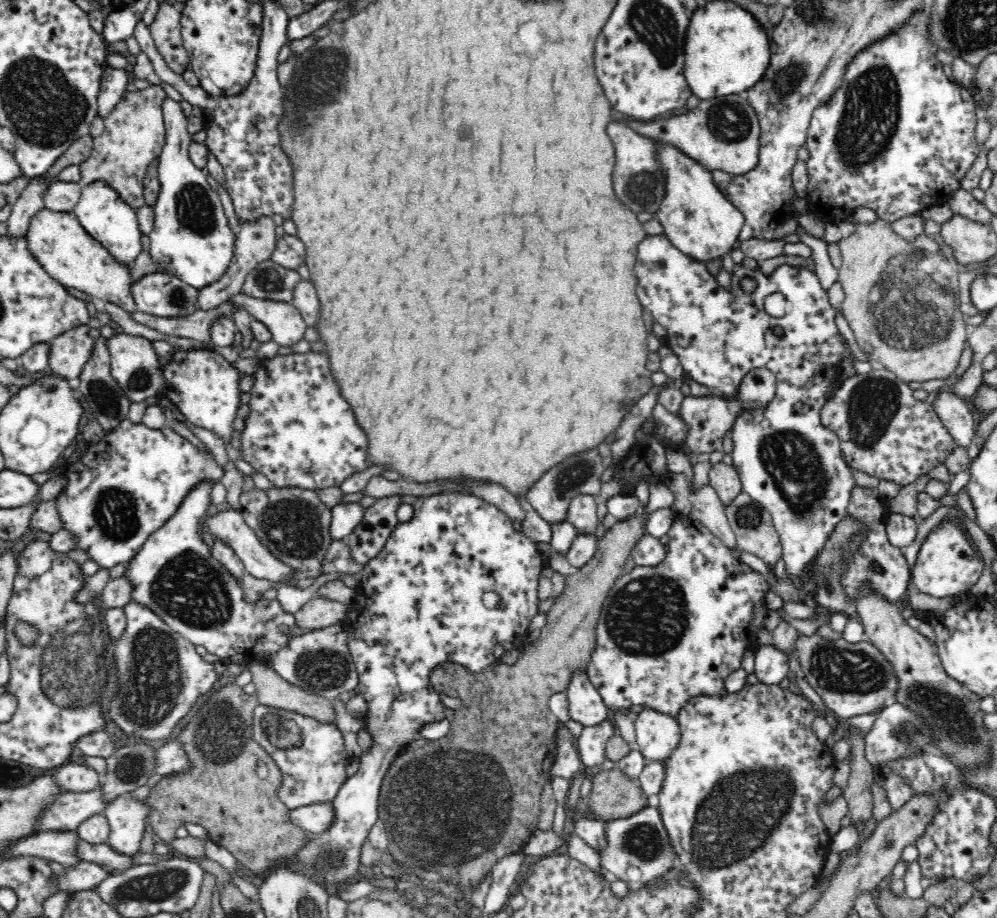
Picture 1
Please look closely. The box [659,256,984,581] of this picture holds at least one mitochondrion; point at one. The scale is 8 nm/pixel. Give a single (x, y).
(792, 459)

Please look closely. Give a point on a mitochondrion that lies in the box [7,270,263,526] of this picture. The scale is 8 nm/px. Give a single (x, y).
(105, 398)

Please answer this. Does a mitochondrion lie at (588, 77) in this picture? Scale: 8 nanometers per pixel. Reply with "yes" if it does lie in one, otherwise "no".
no

